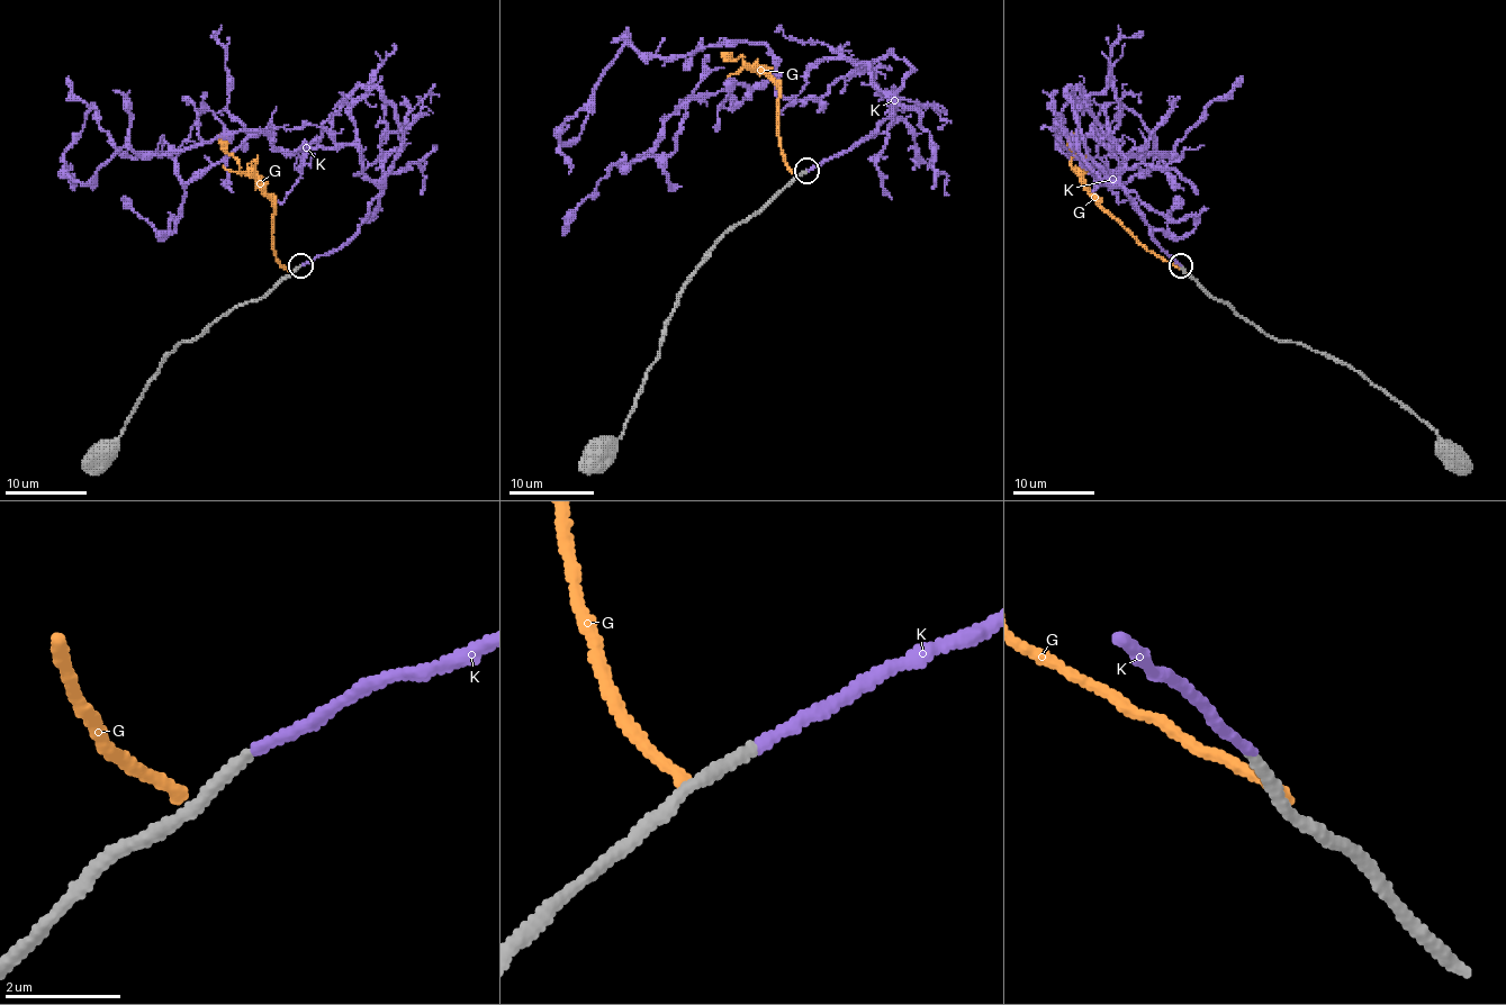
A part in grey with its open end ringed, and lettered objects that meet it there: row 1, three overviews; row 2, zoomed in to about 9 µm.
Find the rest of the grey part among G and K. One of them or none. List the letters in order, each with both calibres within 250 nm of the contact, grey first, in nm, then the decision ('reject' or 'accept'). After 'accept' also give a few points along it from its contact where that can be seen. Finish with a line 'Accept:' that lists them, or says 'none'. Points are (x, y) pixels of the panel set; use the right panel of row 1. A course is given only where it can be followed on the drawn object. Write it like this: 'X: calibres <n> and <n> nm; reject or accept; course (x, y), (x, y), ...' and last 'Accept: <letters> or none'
G: calibres 200 and 190 nm; reject
K: calibres 200 and 170 nm; accept; course (1181, 265), (1079, 151), (1085, 102), (1111, 151), (1058, 148), (1146, 169), (1120, 102)
Accept: K

